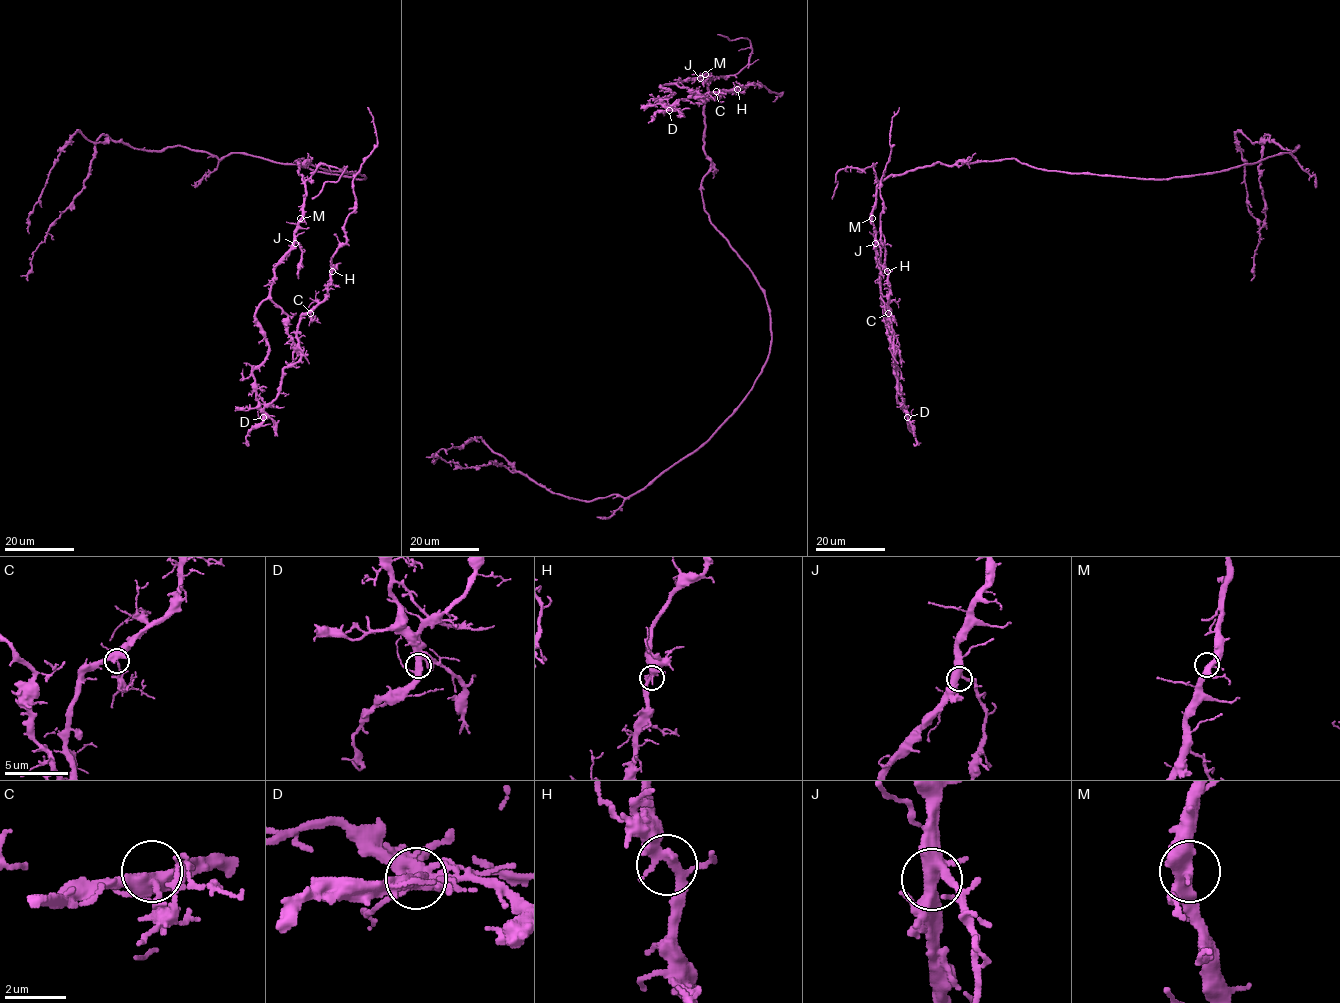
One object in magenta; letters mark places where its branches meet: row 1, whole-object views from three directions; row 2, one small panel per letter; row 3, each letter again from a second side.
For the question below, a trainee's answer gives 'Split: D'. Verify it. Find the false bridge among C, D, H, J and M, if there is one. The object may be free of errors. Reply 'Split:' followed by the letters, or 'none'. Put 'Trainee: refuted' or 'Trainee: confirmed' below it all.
Split: D
Trainee: confirmed

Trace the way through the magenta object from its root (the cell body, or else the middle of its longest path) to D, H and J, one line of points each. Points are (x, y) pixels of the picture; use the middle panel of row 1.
D: (729, 243), (701, 190), (711, 163), (703, 149), (709, 76), (661, 85), (674, 93), (658, 99), (669, 110)
H: (729, 243), (708, 217), (701, 190), (711, 163), (703, 149), (710, 79), (676, 83), (702, 97), (737, 89)
J: (729, 243), (711, 223), (702, 195), (701, 180), (711, 163), (703, 149), (703, 106), (710, 79), (700, 78)

